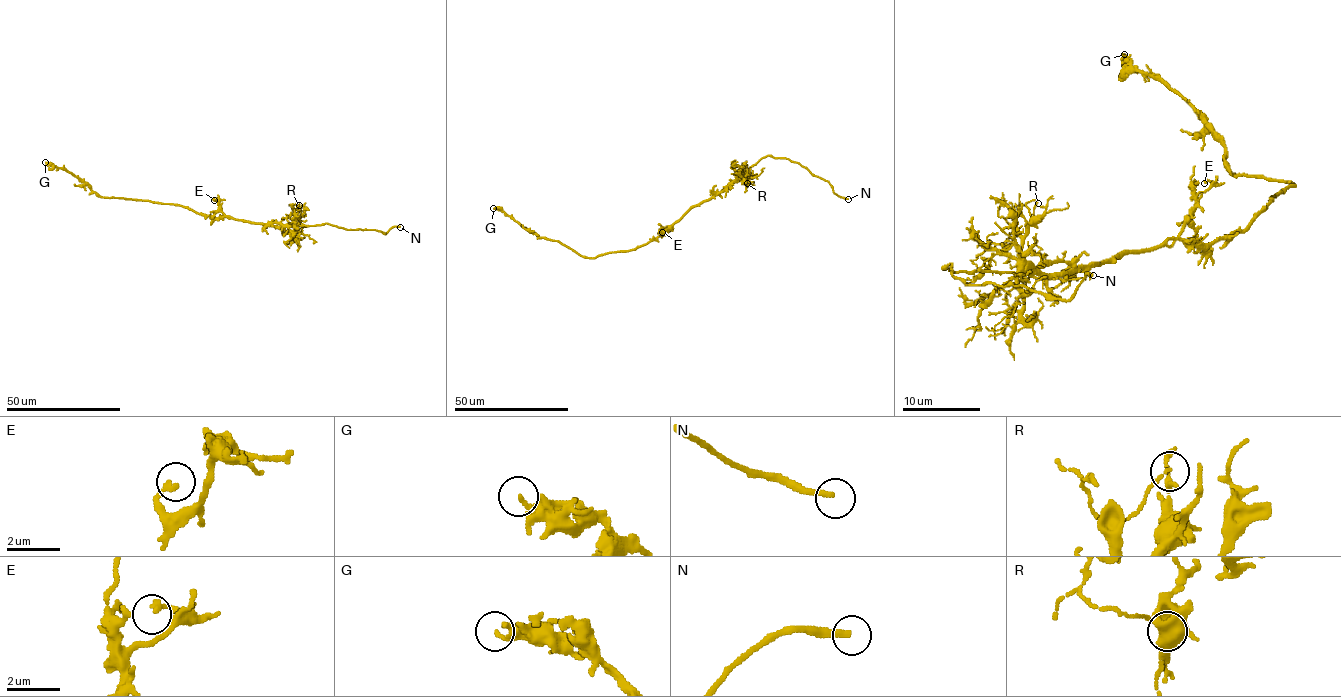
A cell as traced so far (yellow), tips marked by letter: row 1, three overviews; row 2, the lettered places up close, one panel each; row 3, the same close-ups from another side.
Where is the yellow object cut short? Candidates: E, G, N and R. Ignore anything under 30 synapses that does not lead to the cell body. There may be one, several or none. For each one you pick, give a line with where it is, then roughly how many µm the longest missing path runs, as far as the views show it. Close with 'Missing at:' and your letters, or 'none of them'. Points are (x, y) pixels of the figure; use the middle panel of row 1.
N: at (848, 199); about 5 µm are missing
Missing at: N

